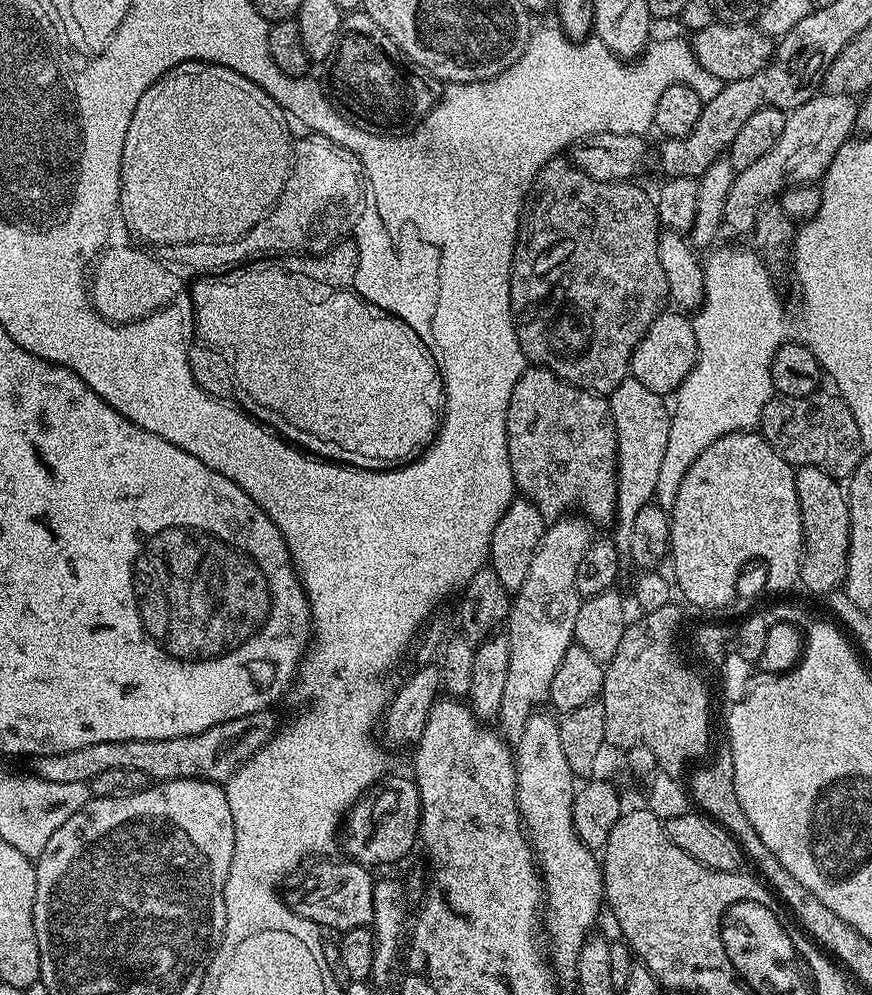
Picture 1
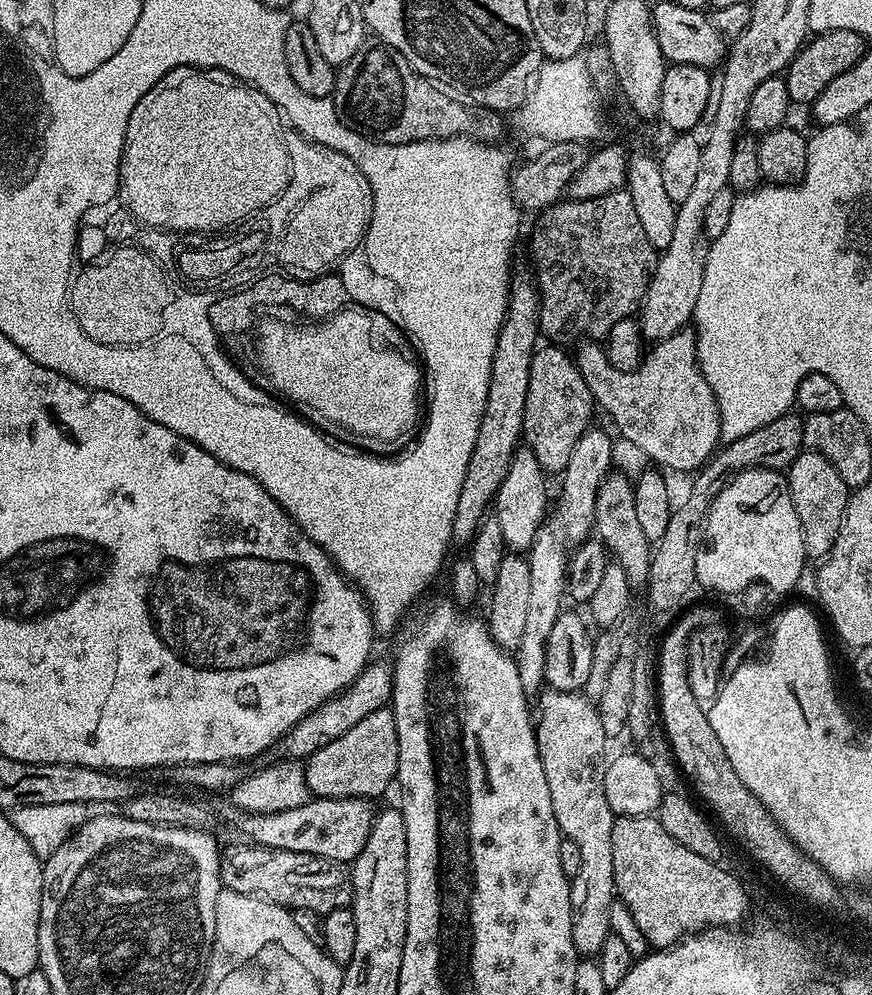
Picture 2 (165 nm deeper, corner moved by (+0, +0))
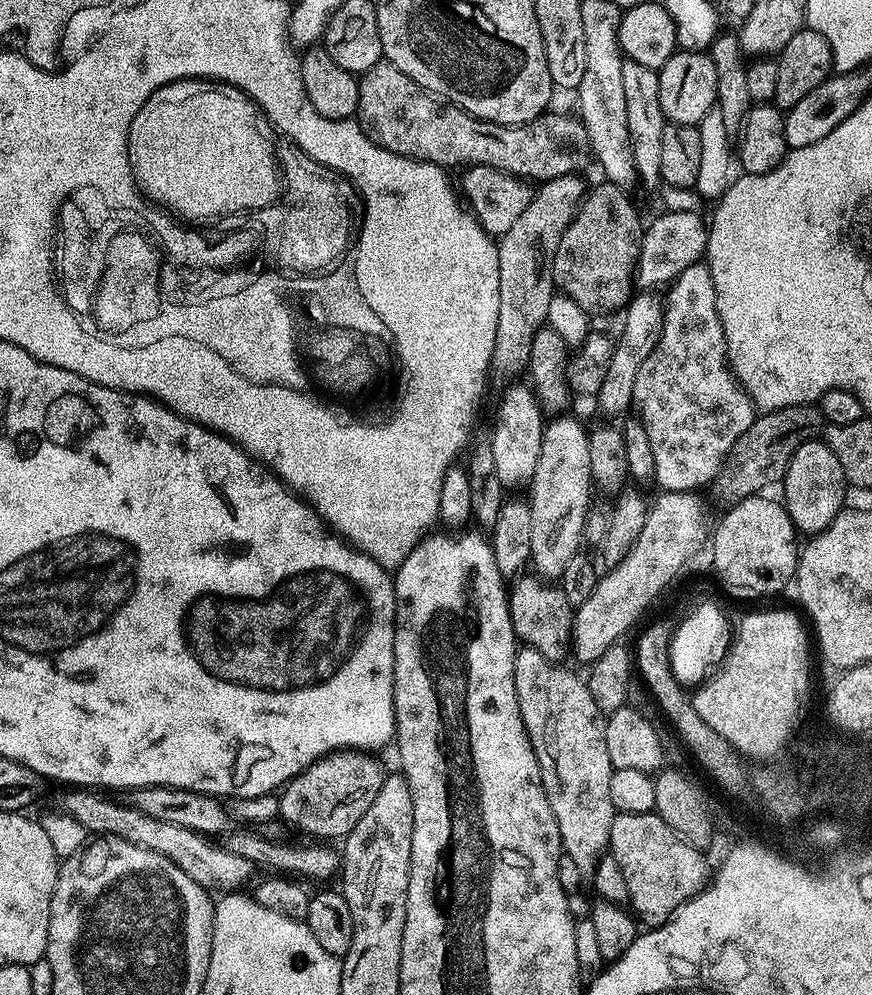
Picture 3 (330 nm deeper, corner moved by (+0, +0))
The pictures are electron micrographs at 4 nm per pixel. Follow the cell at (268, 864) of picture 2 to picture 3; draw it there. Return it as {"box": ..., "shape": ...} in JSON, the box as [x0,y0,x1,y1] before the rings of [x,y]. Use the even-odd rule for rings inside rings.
{"box":[61,790,254,894],"shape":[[[68,790],[61,798],[63,811],[74,822],[83,826],[85,833],[93,837],[113,836],[122,838],[134,846],[152,850],[165,856],[182,870],[198,886],[211,890],[216,894],[235,893],[246,880],[248,874],[254,870],[254,865],[246,858],[234,854],[227,846],[215,844],[215,839],[205,833],[186,830],[182,826],[174,826],[171,822],[158,822],[158,818],[150,818],[150,814],[142,814],[138,809],[127,802],[119,804],[116,800],[103,800],[101,793],[96,790]],[[213,888],[213,889],[212,889]],[[216,891],[216,892],[215,892]]]}

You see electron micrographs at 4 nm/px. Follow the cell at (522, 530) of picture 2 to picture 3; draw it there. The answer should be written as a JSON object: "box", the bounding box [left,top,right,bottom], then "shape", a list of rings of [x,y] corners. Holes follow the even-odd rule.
{"box":[490,384,546,486],"shape":[[[512,384],[501,394],[500,405],[496,408],[496,421],[493,422],[490,433],[494,466],[498,469],[498,478],[506,486],[522,483],[525,485],[531,481],[534,466],[538,466],[538,453],[542,451],[546,416],[540,413],[542,404],[535,391],[525,384]]]}

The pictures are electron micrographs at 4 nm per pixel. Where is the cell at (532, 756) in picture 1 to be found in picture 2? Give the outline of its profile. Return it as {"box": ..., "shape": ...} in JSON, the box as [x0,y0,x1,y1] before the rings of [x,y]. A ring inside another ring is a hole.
{"box":[514,530,568,694],"shape":[[[542,530],[526,553],[530,566],[530,606],[526,617],[526,630],[514,650],[514,659],[518,666],[518,674],[522,678],[524,691],[536,694],[544,684],[546,670],[546,638],[550,636],[550,626],[554,626],[557,616],[562,611],[560,598],[566,592],[566,575],[568,556],[564,554],[565,541],[555,531]]]}

